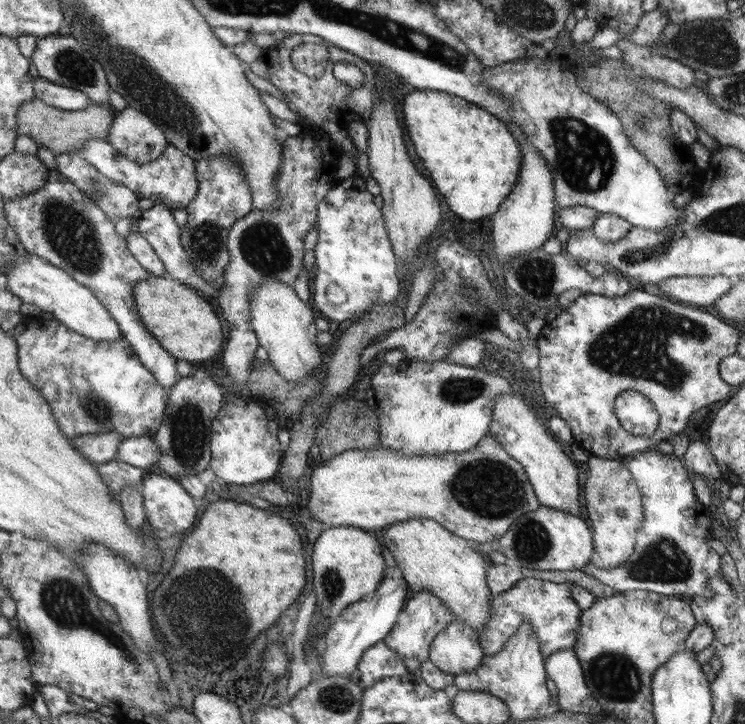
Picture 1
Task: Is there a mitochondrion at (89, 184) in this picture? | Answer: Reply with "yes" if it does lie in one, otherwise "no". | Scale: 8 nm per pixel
yes

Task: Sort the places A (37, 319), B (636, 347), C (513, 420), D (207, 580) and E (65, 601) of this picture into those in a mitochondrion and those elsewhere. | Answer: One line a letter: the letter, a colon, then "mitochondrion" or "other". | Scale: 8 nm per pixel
A: other
B: mitochondrion
C: other
D: mitochondrion
E: mitochondrion

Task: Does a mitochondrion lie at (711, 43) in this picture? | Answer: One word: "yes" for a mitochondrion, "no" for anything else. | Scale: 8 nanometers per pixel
yes

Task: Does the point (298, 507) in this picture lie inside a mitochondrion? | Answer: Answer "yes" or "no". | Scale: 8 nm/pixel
no

